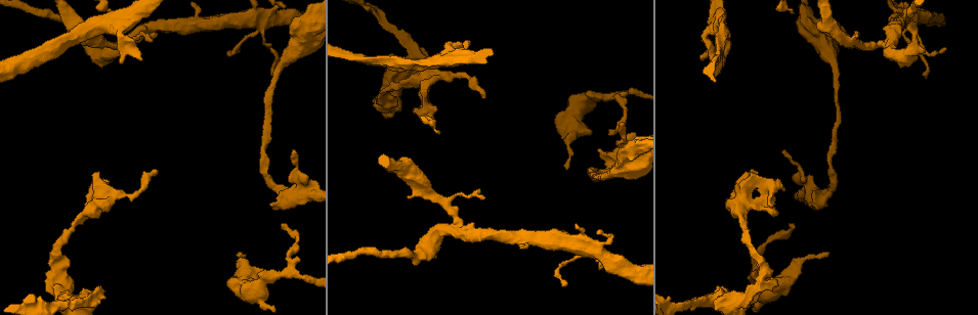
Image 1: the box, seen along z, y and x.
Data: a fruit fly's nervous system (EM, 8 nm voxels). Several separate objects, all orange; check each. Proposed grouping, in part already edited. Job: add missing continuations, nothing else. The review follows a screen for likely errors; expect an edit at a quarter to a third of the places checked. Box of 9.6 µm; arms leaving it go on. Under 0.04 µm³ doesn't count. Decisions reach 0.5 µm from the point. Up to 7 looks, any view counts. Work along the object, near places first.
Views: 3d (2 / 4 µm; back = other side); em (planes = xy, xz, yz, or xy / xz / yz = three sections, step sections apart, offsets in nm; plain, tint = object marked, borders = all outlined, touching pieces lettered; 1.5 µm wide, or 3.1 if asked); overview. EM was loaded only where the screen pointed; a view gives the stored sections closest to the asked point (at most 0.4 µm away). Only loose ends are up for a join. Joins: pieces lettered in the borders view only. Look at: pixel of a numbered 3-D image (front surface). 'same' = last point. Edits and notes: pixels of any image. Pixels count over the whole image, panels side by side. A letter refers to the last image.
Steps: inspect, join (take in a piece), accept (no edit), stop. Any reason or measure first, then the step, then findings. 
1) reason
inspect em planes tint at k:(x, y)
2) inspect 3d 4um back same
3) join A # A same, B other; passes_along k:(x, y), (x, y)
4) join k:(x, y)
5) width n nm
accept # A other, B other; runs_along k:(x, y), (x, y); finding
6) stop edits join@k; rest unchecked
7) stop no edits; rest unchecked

branch stops here
inspect em xz step 8 borders at 1:(100, 286)

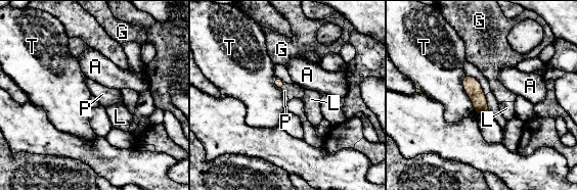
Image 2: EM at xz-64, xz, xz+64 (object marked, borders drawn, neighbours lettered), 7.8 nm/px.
longest_contact T 360 nm
join P # A other, G other, L other, P same, T other; passes_along 2:(278, 83), (283, 86), (292, 91); it goes on there

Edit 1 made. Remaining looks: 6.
tapers out
inspect 3d 4um at 1:(783, 152)

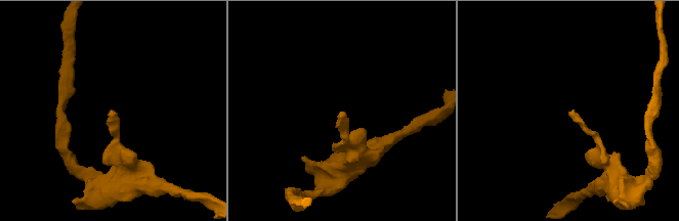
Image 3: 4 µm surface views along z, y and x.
inspect em planes borders at 3:(341, 112)

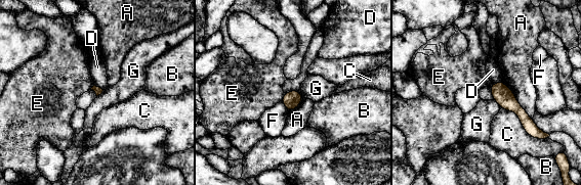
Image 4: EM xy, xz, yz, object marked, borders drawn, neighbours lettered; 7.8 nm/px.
accept # A other, B other, C other, D other, E other, F other, G other; border 4:(285, 93), (281, 100); no lettered piece goes on from it

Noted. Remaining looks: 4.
free end
inspect em 3.1um yz step 8 borders at 1:(485, 197)

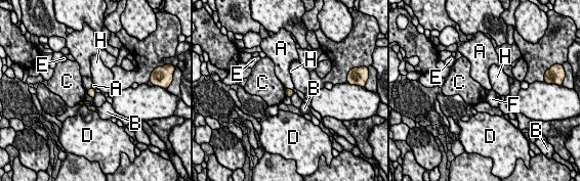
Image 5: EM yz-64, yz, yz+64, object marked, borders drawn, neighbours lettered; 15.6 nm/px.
accept # A other, B other, C other, D other, E other, F other, H other; border 5:(284, 89), (287, 96); none of them fits

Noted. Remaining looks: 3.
stop edits join@2; rest unchecked

